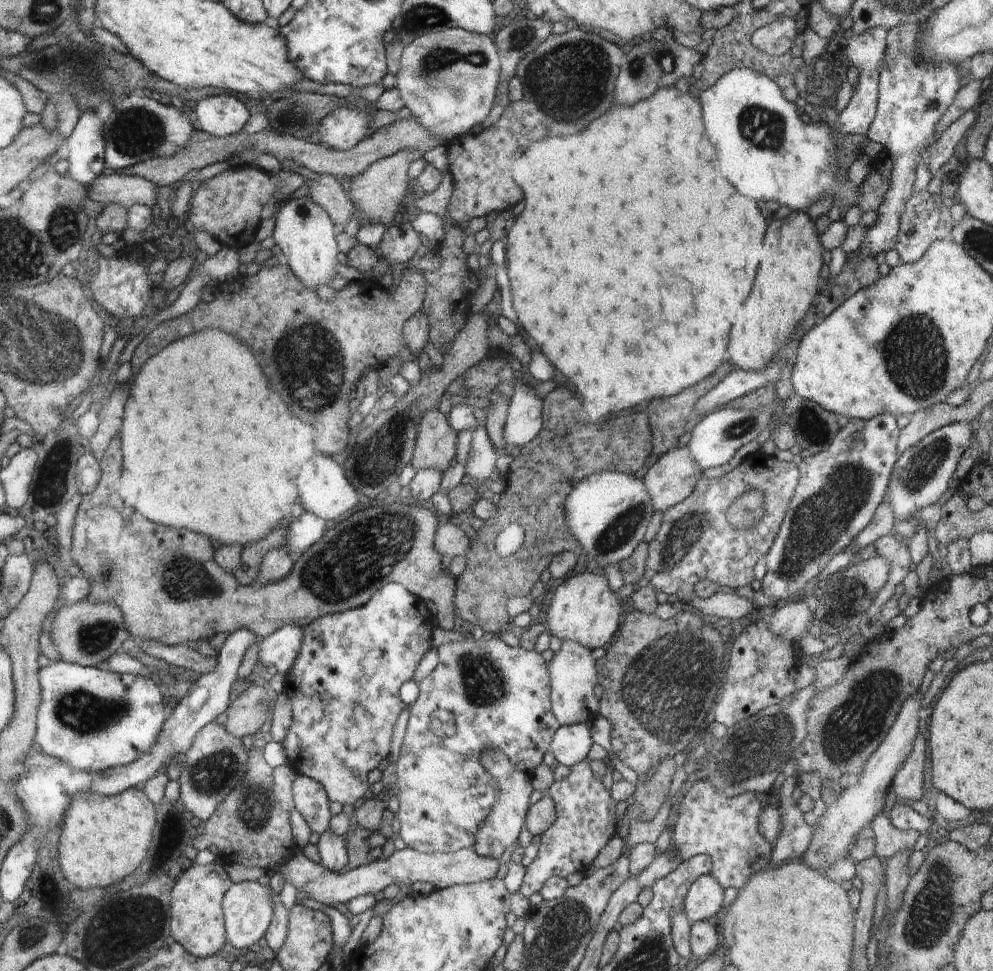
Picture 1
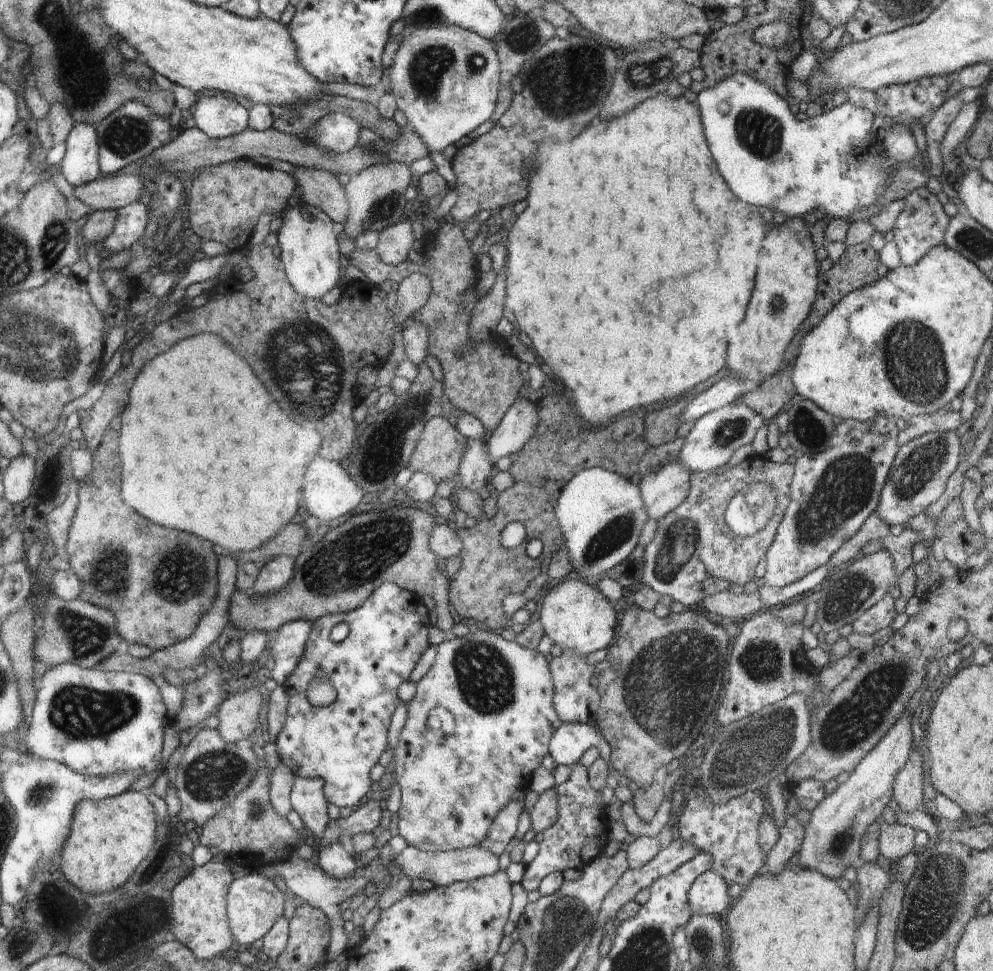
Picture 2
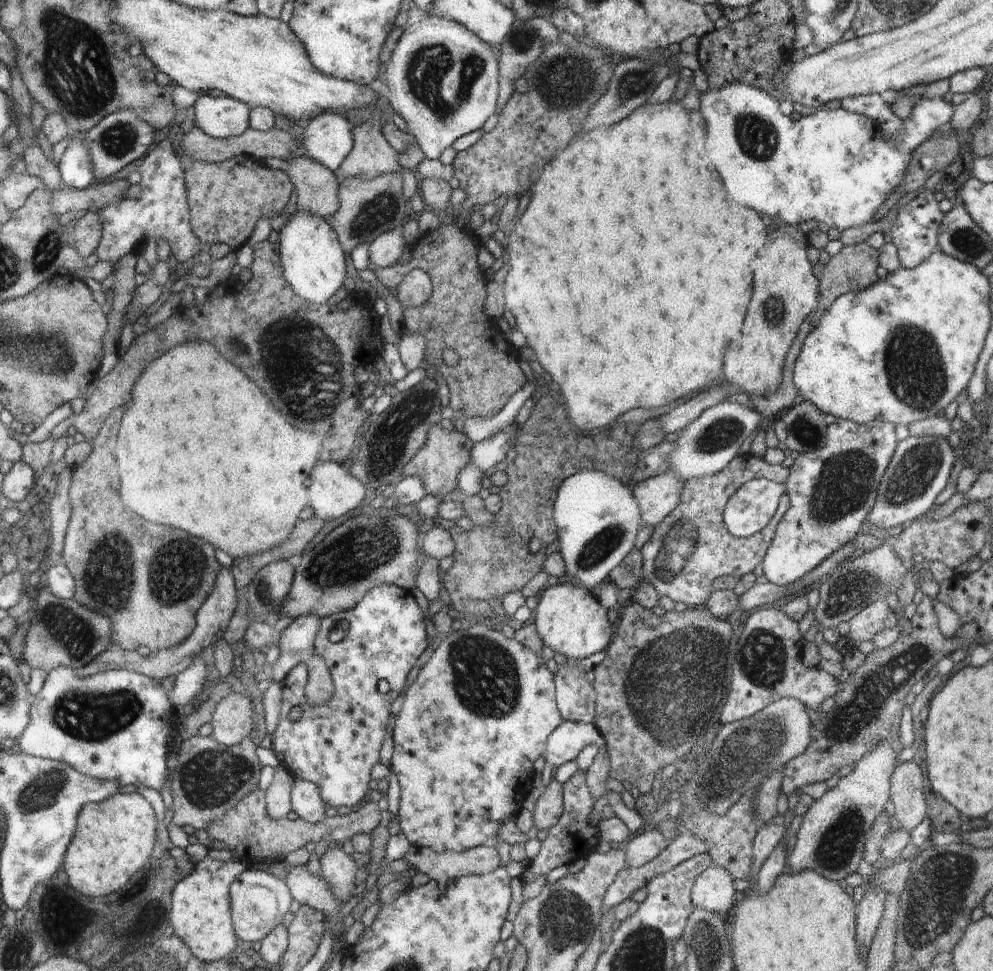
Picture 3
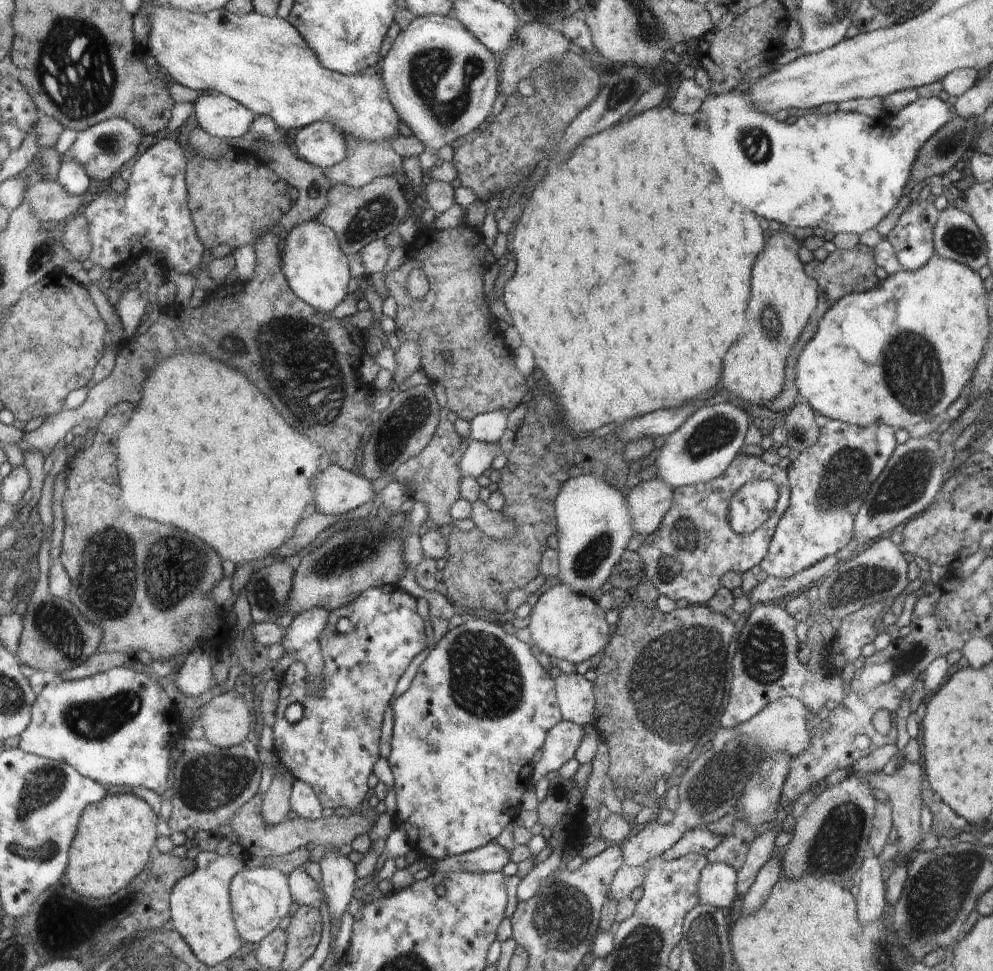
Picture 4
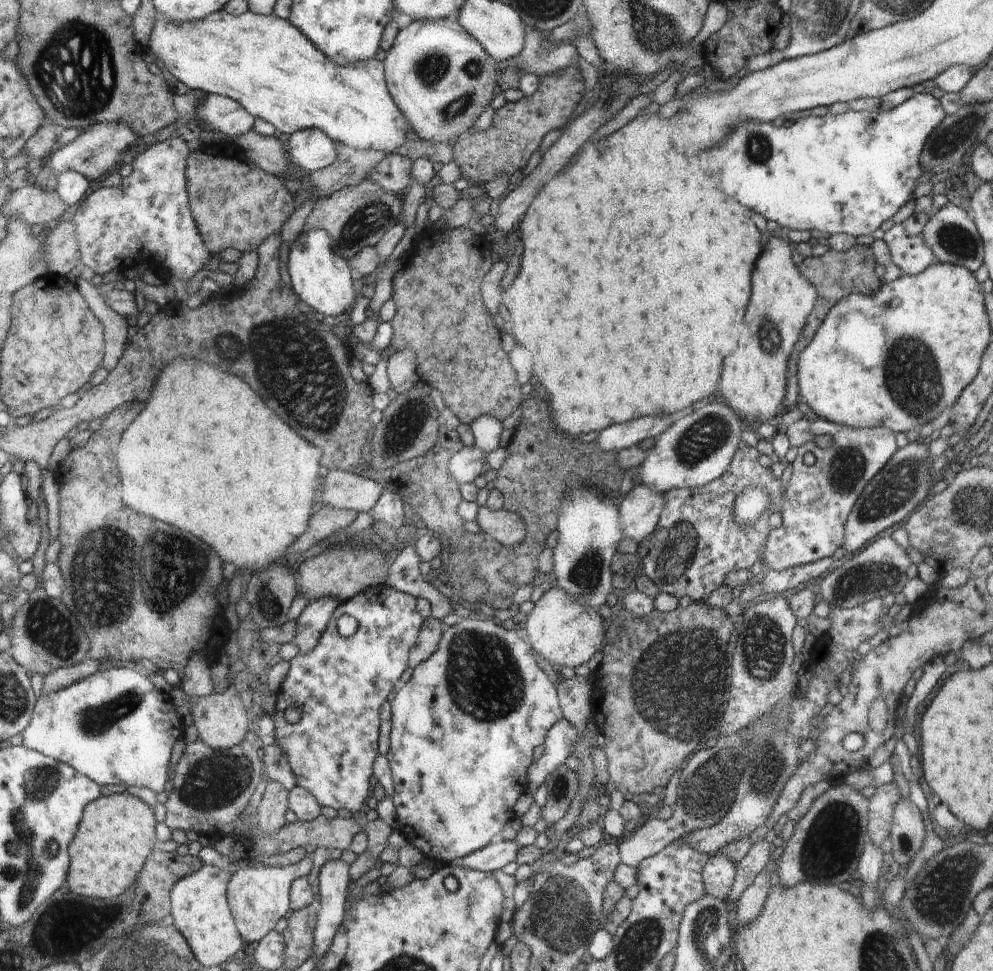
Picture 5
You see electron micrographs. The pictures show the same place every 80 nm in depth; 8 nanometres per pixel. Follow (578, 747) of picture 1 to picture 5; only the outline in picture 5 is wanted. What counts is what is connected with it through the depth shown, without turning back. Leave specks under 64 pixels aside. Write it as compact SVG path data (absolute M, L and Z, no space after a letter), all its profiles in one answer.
M560 720L547 733L547 743L544 744L542 754L528 772L528 784L532 794L542 784L548 783L548 778L558 766L566 763L568 757L572 755L570 746L577 744L577 736L578 732L568 720Z

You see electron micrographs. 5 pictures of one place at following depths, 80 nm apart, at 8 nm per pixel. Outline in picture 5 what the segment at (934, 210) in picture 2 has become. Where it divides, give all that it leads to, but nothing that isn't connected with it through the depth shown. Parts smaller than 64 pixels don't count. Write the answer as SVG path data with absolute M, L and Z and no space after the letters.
M926 212L912 213L907 220L896 223L884 234L892 260L906 275L918 274L938 261L923 235L929 218Z

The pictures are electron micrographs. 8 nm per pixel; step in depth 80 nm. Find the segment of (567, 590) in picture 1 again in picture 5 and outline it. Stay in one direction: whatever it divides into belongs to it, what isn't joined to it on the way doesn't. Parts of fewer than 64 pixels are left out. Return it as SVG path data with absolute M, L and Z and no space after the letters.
M553 587L545 592L534 603L526 623L529 644L535 651L544 656L548 662L558 666L576 668L588 662L604 644L604 620L598 616L598 611L584 600L573 597L563 588Z

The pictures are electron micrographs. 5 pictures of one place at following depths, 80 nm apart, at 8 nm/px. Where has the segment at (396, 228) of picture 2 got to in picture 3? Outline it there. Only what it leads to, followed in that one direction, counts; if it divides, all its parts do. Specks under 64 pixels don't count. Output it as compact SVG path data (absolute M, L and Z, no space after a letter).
M402 228L392 229L376 237L369 244L370 268L389 267L397 262L406 245Z

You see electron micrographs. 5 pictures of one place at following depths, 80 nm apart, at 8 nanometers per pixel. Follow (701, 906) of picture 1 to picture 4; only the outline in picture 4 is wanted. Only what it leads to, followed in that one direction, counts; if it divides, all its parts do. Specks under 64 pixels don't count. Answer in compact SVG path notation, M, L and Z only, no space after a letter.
M708 863L699 880L699 902L722 910L736 909L737 872L726 863Z

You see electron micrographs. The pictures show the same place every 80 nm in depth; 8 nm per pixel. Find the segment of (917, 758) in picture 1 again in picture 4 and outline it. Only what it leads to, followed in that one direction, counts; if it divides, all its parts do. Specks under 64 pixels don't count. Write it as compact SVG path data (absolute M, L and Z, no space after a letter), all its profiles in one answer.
M905 761L900 765L893 774L887 775L883 771L878 771L874 774L862 774L862 772L852 772L855 777L862 777L869 783L872 783L875 788L879 788L886 792L889 804L892 807L891 819L893 820L893 828L898 833L899 852L904 850L908 851L907 859L910 860L911 856L915 854L915 847L923 840L922 827L920 826L920 813L922 808L921 799L921 782L924 770L920 767L918 762L913 763Z

